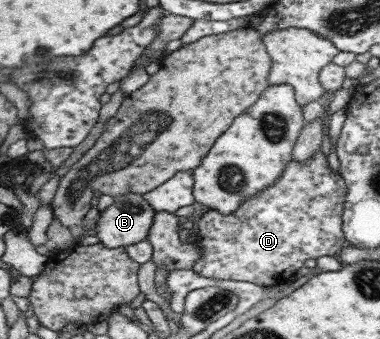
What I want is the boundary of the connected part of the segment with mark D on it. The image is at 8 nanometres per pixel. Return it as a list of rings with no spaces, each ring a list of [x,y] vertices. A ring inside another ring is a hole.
[[[322,149],[304,163],[292,159],[274,185],[242,201],[238,209],[234,209],[234,213],[222,215],[216,209],[209,209],[204,213],[198,223],[199,235],[196,239],[202,244],[202,257],[194,263],[193,270],[208,279],[250,281],[268,287],[289,282],[294,273],[304,265],[304,261],[318,259],[322,255],[334,256],[347,245],[342,231],[346,192],[342,175],[330,169]]]

